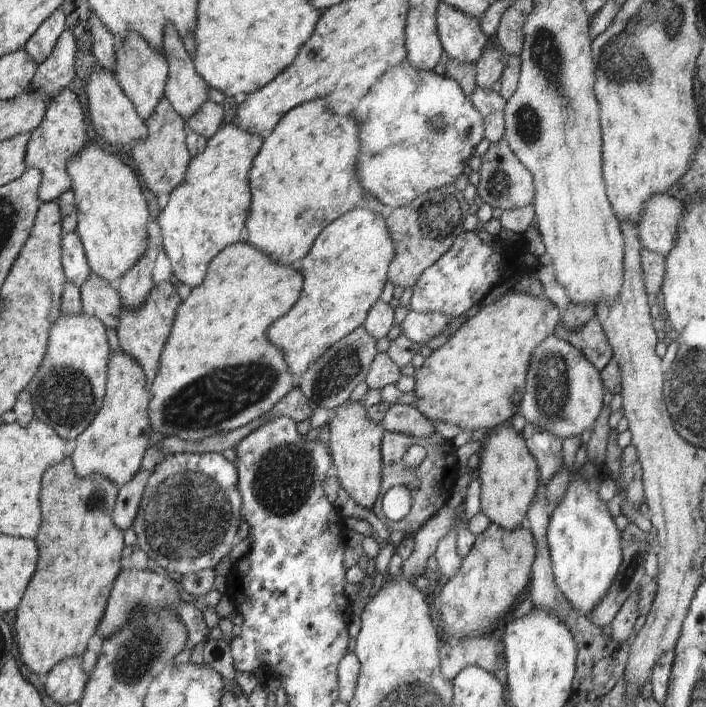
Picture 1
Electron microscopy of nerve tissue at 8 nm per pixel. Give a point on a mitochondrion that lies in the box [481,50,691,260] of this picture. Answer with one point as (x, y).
(527, 127)

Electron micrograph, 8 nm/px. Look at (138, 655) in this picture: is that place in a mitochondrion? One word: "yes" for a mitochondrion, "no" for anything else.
yes

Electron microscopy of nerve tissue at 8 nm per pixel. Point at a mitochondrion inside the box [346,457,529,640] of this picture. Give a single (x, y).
(417, 480)

